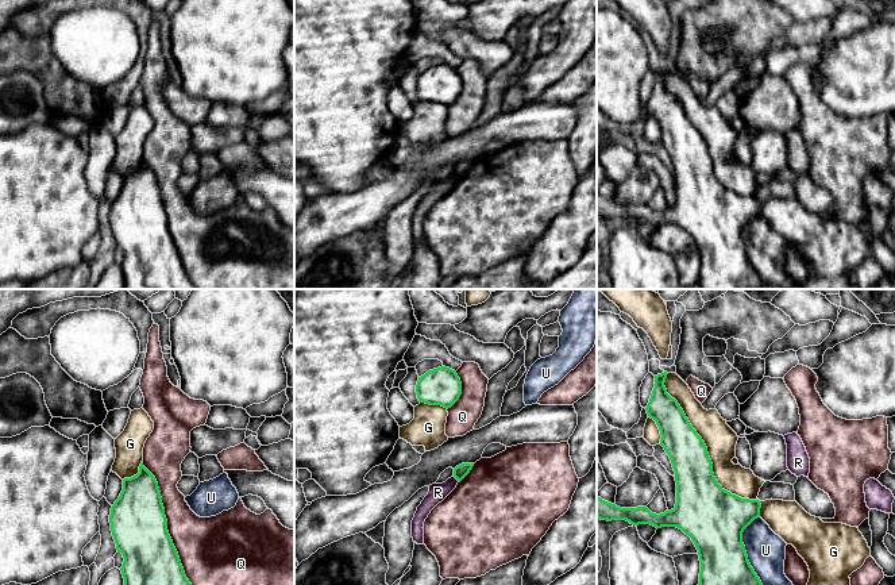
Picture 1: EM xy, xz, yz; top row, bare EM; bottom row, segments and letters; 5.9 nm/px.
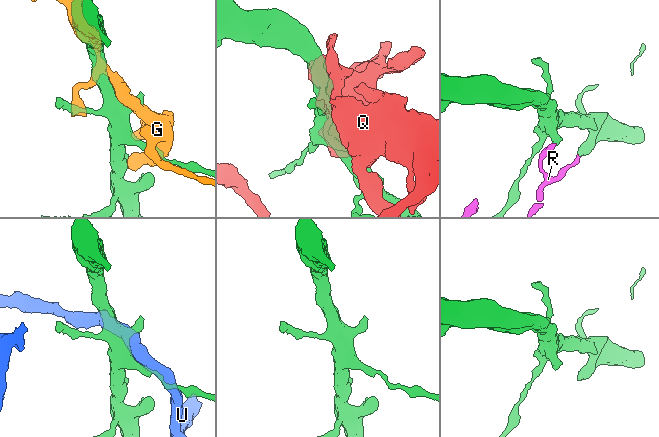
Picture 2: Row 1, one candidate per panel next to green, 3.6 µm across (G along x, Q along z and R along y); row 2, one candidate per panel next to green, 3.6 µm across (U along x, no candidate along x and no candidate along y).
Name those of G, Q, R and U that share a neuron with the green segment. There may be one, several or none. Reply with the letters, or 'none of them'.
none of them

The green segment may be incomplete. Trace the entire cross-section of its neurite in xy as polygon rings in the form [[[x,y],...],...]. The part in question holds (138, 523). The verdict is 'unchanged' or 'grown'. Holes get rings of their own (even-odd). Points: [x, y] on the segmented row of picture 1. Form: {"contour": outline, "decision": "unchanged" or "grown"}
{"contour": [[[143,461],[136,476],[123,480],[109,523],[124,558],[124,585],[192,585],[167,531],[158,482]]], "decision": "unchanged"}

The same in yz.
{"contour": [[[667,374],[655,376],[645,409],[660,430],[660,444],[675,472],[675,508],[656,515],[647,507],[620,508],[597,496],[597,517],[682,530],[698,550],[698,585],[763,585],[742,543],[742,532],[760,516],[761,504],[732,494],[718,484],[705,442],[667,393]]], "decision": "unchanged"}

